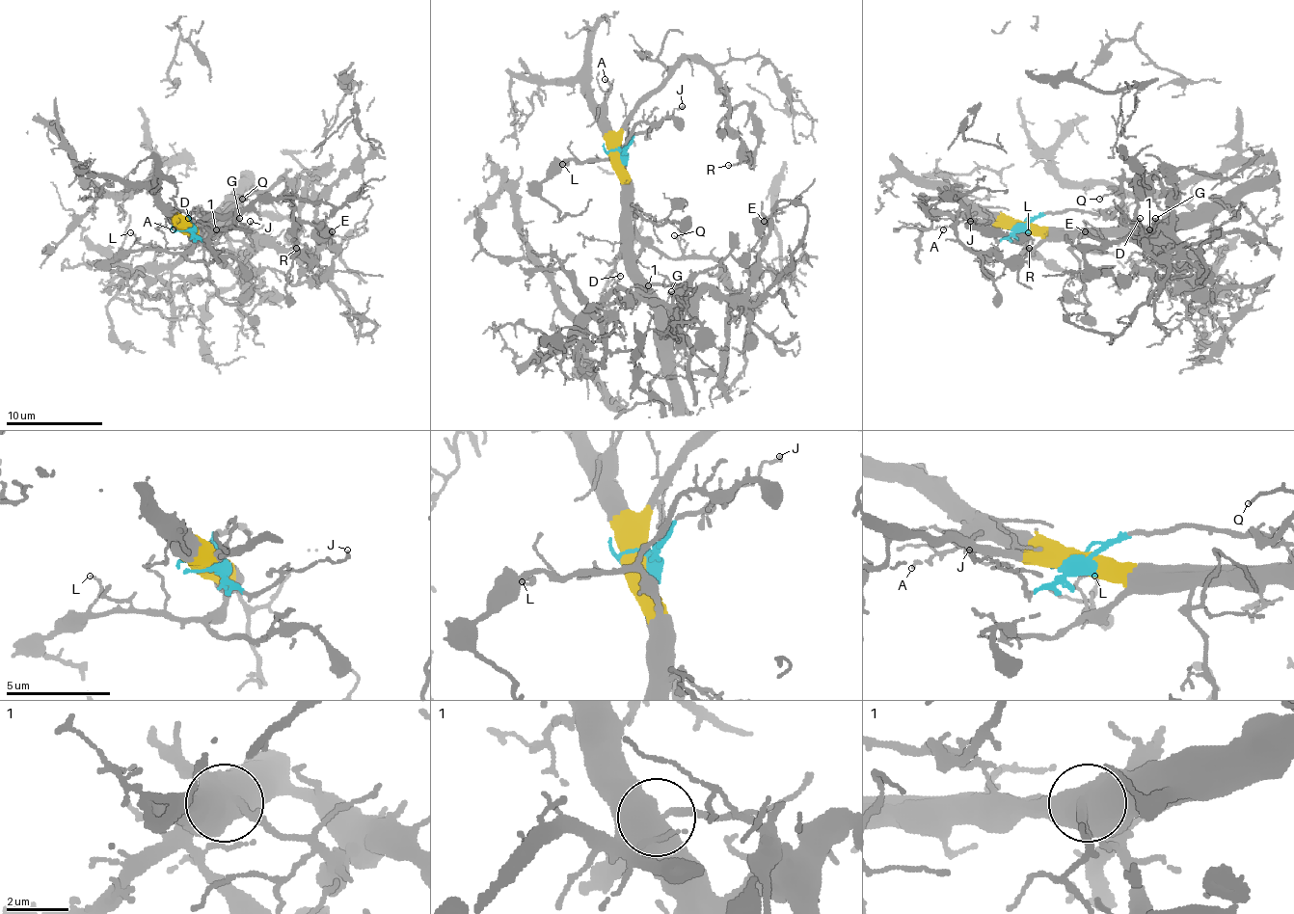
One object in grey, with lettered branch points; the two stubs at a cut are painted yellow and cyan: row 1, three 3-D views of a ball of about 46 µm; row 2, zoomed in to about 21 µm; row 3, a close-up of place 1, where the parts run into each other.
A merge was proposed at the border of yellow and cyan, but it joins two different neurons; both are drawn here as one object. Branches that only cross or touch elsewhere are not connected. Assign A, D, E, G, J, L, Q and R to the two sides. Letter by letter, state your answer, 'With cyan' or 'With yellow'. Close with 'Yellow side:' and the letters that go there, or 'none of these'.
A: With yellow
D: With yellow
E: With yellow
G: With yellow
J: With cyan
L: With yellow
Q: With cyan
R: With yellow
Yellow side: A, D, E, G, L, R

